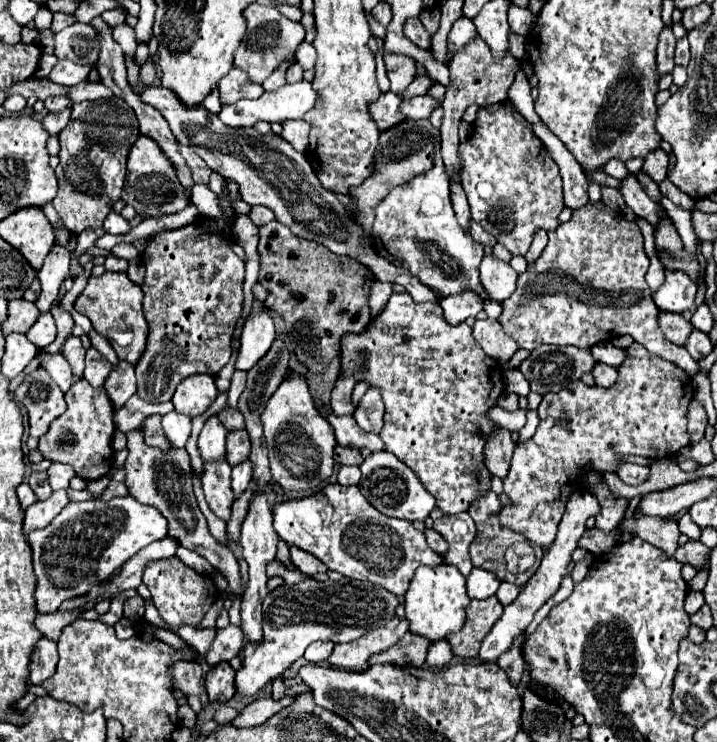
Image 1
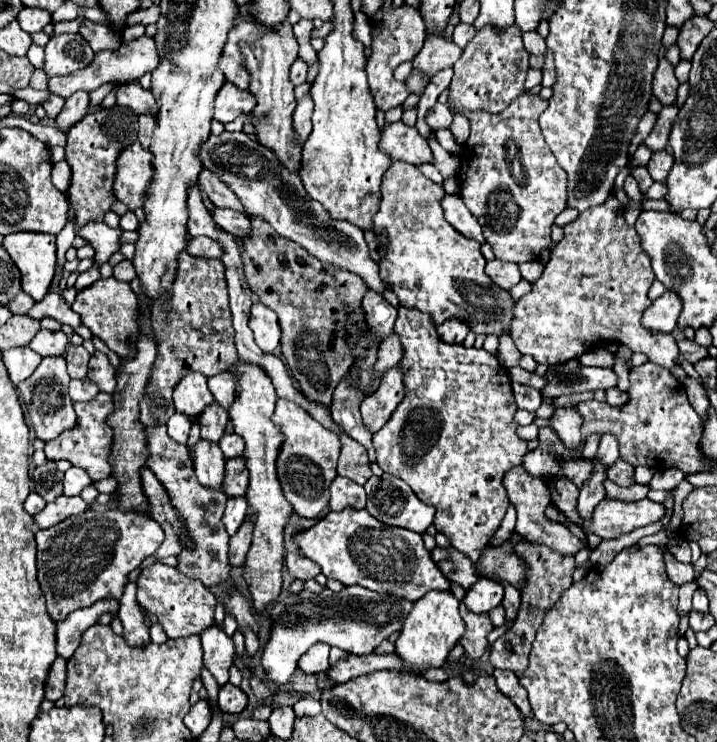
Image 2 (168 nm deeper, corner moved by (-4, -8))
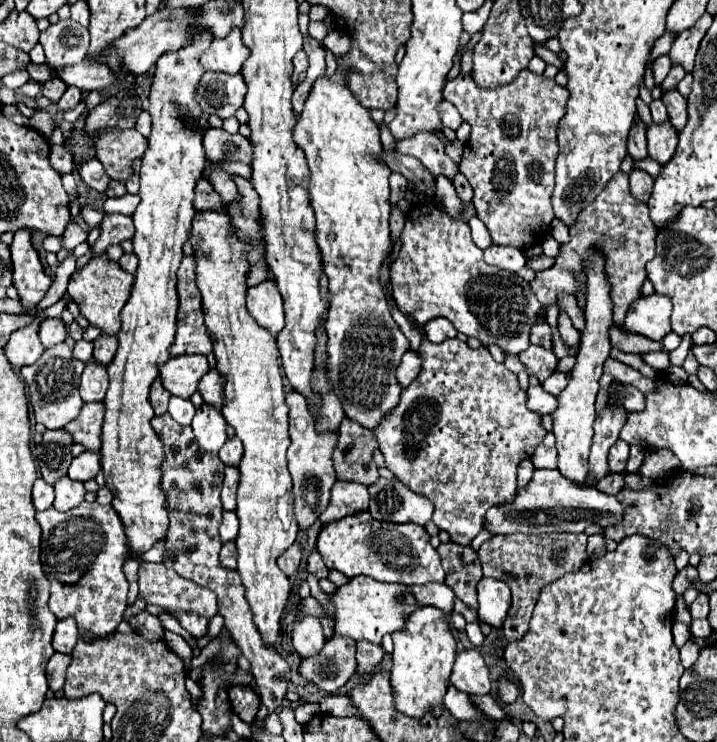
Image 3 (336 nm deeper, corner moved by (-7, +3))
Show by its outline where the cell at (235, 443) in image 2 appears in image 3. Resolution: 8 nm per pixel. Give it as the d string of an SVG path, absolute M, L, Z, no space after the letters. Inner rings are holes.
M236 436L228 438L218 454L220 454L220 460L224 462L224 466L238 466L240 458L242 458L242 444L240 444L240 440L236 440Z

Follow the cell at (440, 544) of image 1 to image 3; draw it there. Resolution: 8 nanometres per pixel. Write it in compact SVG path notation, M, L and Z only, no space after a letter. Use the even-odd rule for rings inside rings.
M448 542L438 546L438 554L446 570L444 582L454 590L456 598L460 598L468 608L476 610L476 584L482 578L476 552L470 546Z

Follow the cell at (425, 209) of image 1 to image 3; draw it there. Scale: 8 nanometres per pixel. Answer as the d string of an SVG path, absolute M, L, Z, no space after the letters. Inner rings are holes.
M432 200L432 204L422 204L420 208L410 208L410 212L406 214L406 224L404 224L404 230L402 230L402 250L400 250L398 258L396 258L396 262L390 266L390 274L392 274L392 296L394 296L394 302L396 302L398 310L400 310L404 316L410 316L410 318L412 318L414 322L418 322L418 324L426 324L428 320L438 318L438 316L440 316L440 318L446 318L446 320L452 322L452 326L454 326L458 332L480 340L482 346L496 344L496 346L502 348L504 354L520 354L520 352L524 352L524 350L530 346L530 328L532 328L536 322L542 320L542 314L540 314L540 310L542 310L540 306L542 306L542 304L540 304L538 298L534 296L530 284L528 284L526 280L522 280L518 274L510 274L510 272L500 274L498 268L488 266L488 264L484 262L484 258L482 258L482 250L472 242L470 226L468 226L466 222L448 218L442 210L438 210L438 206L436 206L434 200Z

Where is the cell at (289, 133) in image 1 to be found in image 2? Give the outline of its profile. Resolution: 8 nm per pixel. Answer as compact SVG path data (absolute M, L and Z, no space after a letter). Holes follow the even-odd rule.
M305 95L303 99L297 101L295 113L293 113L293 129L299 135L297 137L299 143L305 143L311 129L313 129L311 127L311 113L313 113L313 99L311 99L311 95Z

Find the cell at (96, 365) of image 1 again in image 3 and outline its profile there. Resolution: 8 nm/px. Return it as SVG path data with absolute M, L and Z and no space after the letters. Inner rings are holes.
M102 334L100 338L94 340L94 360L100 362L102 366L108 366L112 362L112 356L116 354L116 348L118 348L118 336Z

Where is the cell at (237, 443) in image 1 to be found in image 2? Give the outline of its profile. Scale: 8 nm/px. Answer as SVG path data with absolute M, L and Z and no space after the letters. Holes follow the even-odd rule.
M239 455L235 459L229 459L225 465L225 493L229 497L243 495L249 487L249 469L245 465L245 457Z

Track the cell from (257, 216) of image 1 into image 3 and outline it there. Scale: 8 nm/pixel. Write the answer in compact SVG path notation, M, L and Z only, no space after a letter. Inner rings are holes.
M202 178L196 182L194 188L194 208L196 210L220 210L220 198L216 196L216 192L212 192L212 186L208 186L208 182Z

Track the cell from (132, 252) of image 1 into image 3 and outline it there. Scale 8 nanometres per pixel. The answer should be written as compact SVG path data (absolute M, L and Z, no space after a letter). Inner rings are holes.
M104 214L100 230L102 230L102 234L94 244L94 256L104 254L110 244L120 244L134 236L132 218L122 216L122 214Z

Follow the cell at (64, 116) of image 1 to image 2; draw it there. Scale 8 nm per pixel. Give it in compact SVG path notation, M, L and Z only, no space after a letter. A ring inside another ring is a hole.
M77 91L73 93L67 101L65 101L65 107L61 111L61 115L57 115L55 123L61 131L67 131L69 127L73 127L75 123L79 123L87 113L89 113L89 93L85 91Z

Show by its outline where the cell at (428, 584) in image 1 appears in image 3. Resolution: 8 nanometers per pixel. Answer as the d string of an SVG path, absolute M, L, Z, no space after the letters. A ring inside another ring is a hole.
M420 608L408 618L404 630L392 634L392 640L394 664L390 670L390 686L396 710L416 720L428 712L434 718L440 718L444 712L444 694L448 688L448 678L456 658L456 640L450 632L450 626L444 624L436 608Z

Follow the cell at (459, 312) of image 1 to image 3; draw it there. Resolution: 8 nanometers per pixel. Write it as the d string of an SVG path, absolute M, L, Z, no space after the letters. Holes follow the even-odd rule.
M434 318L424 324L424 334L432 344L440 344L446 338L454 338L458 332L456 332L456 328L452 328L452 324L448 324L448 320Z

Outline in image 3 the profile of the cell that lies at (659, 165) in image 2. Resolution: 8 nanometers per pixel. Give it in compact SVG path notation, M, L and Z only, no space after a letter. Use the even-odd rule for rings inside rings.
M666 120L662 124L652 122L648 128L648 156L652 156L656 162L666 164L672 154L676 152L678 144L678 132L674 126Z

